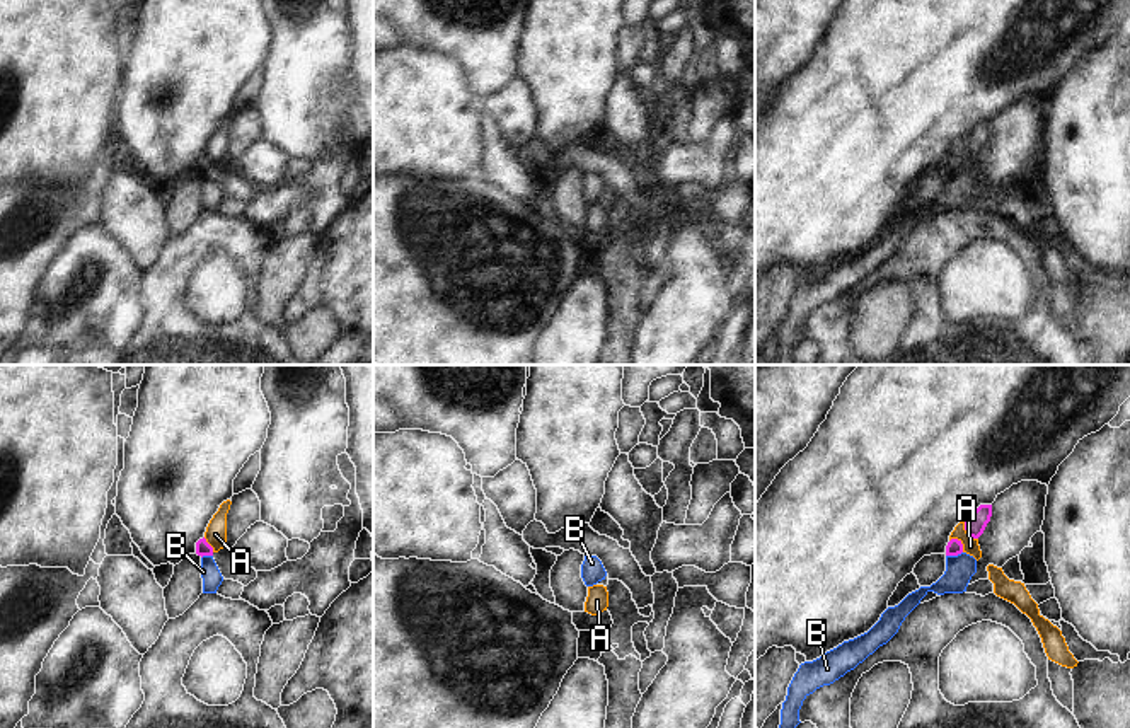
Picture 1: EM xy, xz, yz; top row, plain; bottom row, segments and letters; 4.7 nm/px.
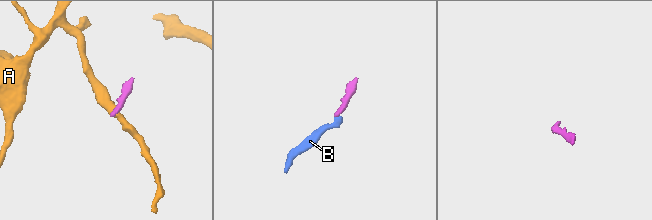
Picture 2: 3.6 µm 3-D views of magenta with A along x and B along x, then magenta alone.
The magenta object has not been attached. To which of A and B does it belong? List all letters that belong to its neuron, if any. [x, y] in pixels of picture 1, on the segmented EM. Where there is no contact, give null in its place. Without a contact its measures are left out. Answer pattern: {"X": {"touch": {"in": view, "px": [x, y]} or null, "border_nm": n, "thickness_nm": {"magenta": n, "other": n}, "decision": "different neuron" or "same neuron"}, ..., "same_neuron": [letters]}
{"A": {"touch": {"in": "yz", "px": [967, 532]}, "border_nm": 110, "thickness_nm": {"magenta": 100, "other": 80}, "decision": "different neuron"}, "B": {"touch": {"in": "yz", "px": [953, 554]}, "border_nm": 80, "thickness_nm": {"magenta": 70, "other": 130}, "decision": "same neuron"}, "same_neuron": ["B"]}

